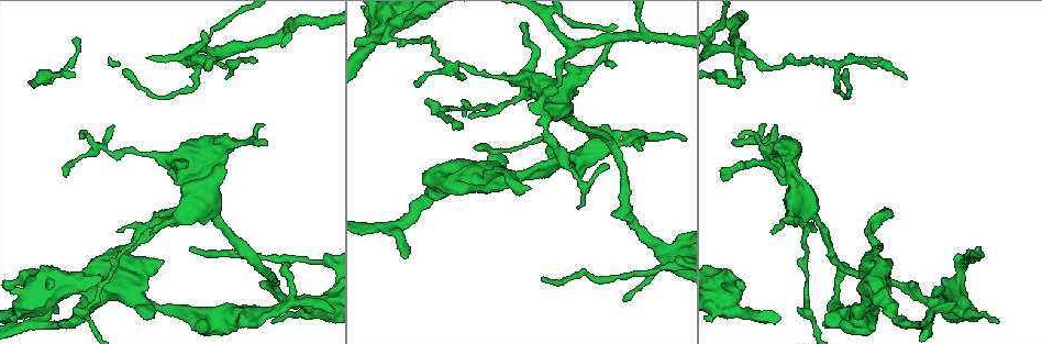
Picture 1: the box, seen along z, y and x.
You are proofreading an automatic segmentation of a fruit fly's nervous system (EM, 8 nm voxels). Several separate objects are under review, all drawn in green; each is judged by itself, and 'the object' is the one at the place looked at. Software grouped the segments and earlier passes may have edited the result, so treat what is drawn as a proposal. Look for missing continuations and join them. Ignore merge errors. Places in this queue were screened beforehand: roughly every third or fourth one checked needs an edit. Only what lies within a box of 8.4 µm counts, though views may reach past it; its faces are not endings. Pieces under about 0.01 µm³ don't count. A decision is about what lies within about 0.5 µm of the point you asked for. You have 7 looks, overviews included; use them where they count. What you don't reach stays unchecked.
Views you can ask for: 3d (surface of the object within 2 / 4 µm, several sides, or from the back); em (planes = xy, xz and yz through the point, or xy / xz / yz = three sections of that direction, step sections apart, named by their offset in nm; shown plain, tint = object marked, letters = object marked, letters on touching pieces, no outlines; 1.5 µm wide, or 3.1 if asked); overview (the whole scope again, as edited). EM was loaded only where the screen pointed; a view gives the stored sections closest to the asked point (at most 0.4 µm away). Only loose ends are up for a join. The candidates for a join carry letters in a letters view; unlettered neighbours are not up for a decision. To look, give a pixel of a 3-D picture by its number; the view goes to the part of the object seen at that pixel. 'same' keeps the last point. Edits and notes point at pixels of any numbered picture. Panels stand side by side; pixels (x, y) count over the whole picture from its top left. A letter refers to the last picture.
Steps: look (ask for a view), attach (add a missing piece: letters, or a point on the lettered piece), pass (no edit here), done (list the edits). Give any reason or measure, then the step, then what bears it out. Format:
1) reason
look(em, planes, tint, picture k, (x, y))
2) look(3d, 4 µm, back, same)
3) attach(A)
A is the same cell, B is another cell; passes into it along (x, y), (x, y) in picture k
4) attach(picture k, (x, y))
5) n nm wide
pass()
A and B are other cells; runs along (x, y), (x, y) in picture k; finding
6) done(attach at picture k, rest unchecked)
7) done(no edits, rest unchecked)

an open end
look(em, xz, step 4, tint, picture 1, (955, 302))

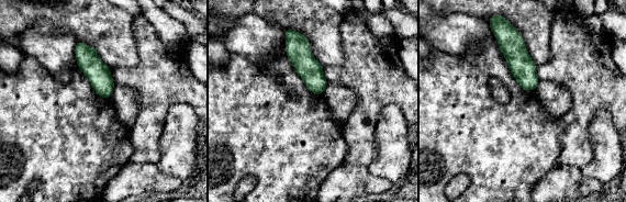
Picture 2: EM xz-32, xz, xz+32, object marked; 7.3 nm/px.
another direction
look(em, planes, letters, same)

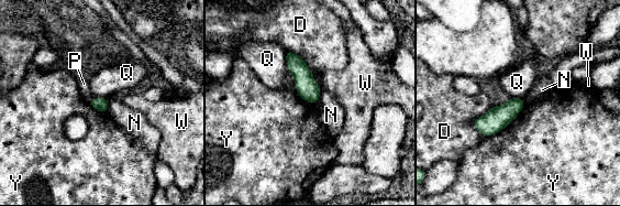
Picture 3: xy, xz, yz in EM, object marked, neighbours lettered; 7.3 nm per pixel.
Y touches over 380 nm
pass()
D, N, P, Q, W and Y are other cells; border along (95, 97), (88, 101) in picture 3; none of them fits

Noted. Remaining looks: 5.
tapers out
look(3d, 2 µm, picture 1, (543, 279))

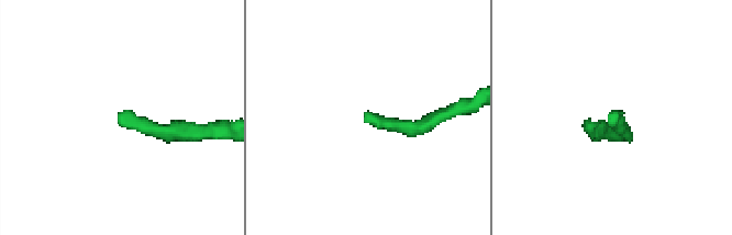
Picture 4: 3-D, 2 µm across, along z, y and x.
now the EM
look(em, planes, letters, picture 4, (611, 120))

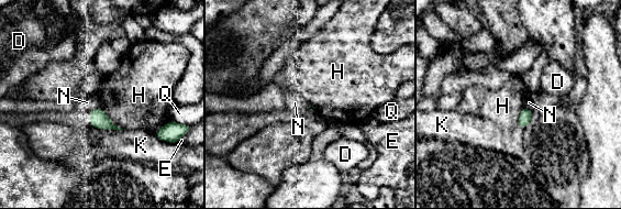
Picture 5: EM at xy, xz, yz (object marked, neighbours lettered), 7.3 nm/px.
H touches over 240 nm
pass()
D, E, H, K, N and Q are other cells; none of them fits

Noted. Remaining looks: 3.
tapers out
look(em, planes, letters, picture 1, (173, 178))

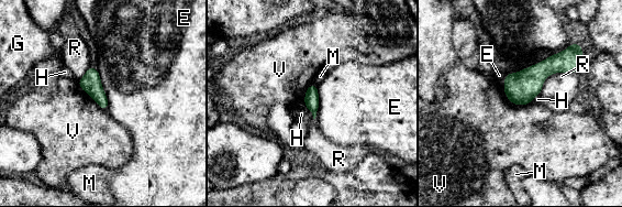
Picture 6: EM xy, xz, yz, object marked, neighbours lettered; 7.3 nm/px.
110 nm wide
pass()
E, G, H, M, R and V are other cells; border along (502, 87), (510, 101), (531, 102) in picture 6; none of them fits

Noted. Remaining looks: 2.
done(no edits, rest unchecked)

